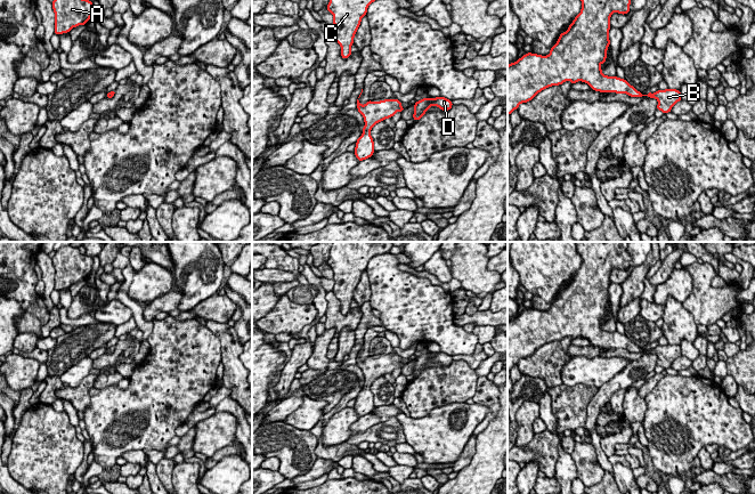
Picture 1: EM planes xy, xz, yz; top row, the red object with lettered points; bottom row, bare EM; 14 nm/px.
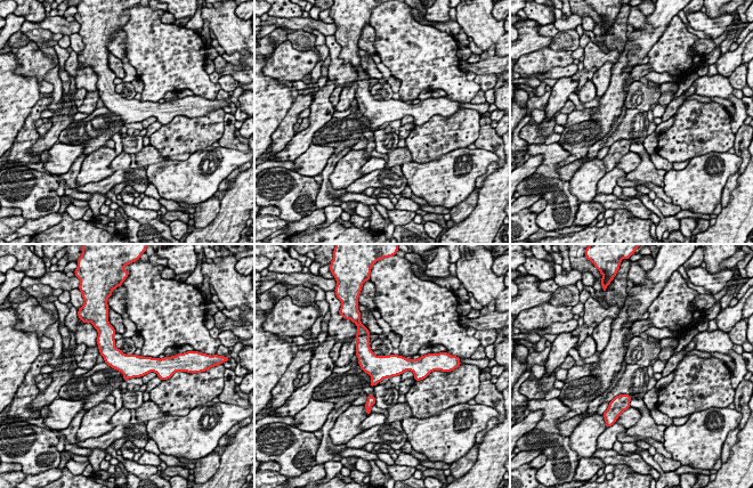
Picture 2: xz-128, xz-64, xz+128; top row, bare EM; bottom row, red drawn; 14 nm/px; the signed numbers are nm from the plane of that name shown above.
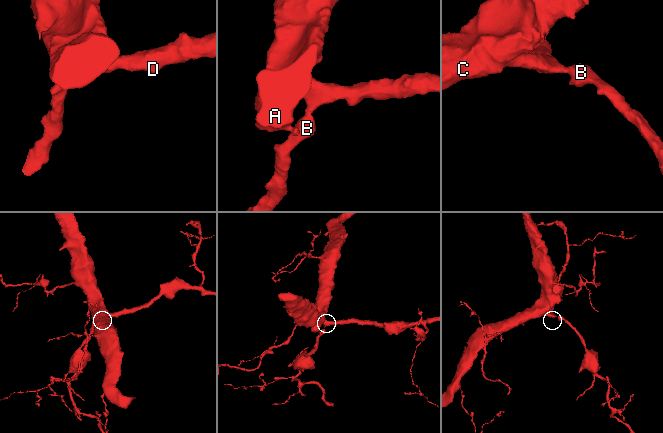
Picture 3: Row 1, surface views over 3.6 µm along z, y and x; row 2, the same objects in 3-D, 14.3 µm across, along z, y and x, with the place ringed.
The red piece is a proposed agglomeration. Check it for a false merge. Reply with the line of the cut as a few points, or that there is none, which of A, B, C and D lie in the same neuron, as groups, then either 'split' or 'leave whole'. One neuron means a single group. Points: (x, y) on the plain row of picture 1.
no cut; A B C D; leave whole

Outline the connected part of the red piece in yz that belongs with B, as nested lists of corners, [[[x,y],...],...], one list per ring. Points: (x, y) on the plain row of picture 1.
[[[576,242],[577,252],[582,257],[581,268],[575,273],[566,288],[562,288],[557,299],[546,311],[527,308],[514,318],[508,321],[508,371],[519,363],[520,359],[531,356],[542,346],[560,341],[566,337],[573,340],[582,337],[592,346],[600,348],[626,349],[630,353],[656,354],[657,365],[664,370],[669,369],[672,363],[682,356],[681,347],[676,345],[657,346],[647,350],[638,347],[625,334],[602,330],[600,323],[607,315],[607,306],[610,301],[609,285],[612,268],[625,270],[630,268],[631,254],[626,242]]]

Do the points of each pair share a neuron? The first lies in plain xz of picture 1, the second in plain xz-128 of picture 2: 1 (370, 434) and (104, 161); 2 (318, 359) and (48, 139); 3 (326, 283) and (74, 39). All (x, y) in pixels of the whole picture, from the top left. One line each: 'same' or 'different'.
1: different
2: same
3: different

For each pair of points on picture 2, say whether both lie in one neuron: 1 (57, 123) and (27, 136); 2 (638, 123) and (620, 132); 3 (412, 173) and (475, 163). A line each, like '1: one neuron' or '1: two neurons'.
1: two neurons
2: one neuron
3: one neuron

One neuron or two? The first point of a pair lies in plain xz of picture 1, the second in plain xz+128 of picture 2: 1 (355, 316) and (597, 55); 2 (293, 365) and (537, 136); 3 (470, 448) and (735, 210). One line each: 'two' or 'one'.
1: one
2: two
3: two

